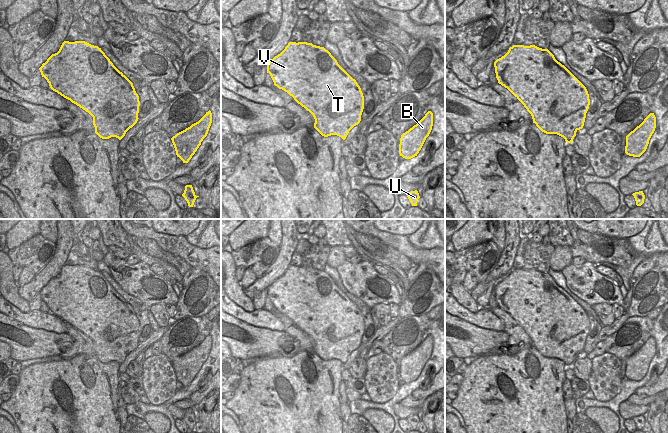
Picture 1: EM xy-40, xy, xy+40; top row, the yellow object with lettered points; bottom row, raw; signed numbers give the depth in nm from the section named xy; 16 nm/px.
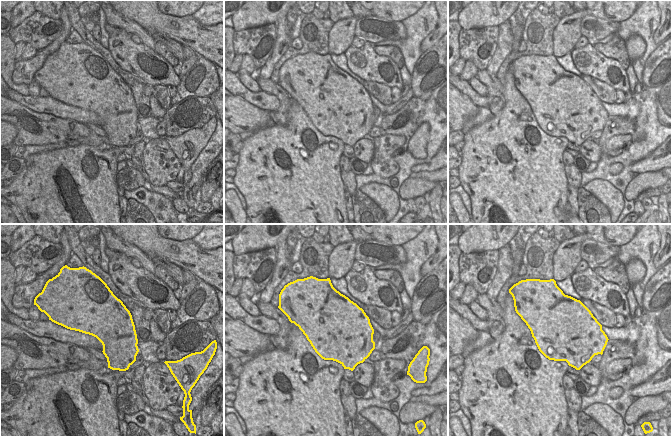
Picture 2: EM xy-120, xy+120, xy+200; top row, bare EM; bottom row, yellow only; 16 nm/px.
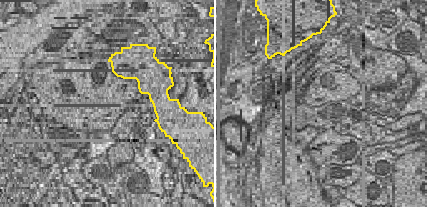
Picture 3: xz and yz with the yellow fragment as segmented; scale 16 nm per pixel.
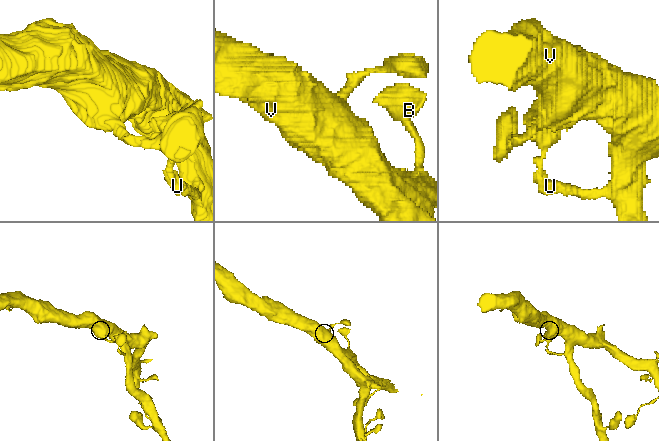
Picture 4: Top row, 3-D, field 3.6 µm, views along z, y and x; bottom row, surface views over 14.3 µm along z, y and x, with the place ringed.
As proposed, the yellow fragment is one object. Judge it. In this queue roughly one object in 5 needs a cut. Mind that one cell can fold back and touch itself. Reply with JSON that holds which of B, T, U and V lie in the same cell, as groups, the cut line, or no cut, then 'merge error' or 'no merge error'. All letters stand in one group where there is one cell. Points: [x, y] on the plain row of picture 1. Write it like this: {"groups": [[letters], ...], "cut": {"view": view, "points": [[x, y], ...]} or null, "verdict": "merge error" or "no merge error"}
{"groups": [["B", "T", "U", "V"]], "cut": null, "verdict": "no merge error"}

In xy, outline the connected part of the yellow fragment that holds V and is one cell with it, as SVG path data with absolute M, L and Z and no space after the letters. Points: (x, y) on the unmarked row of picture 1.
M289 266L285 273L267 288L274 309L284 314L294 324L309 335L314 343L314 352L324 361L337 359L346 363L349 355L361 345L364 333L364 320L360 310L324 271L307 266Z

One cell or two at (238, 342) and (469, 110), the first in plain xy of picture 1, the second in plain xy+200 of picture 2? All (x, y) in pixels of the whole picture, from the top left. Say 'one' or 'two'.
one

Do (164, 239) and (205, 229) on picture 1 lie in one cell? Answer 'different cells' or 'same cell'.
different cells

